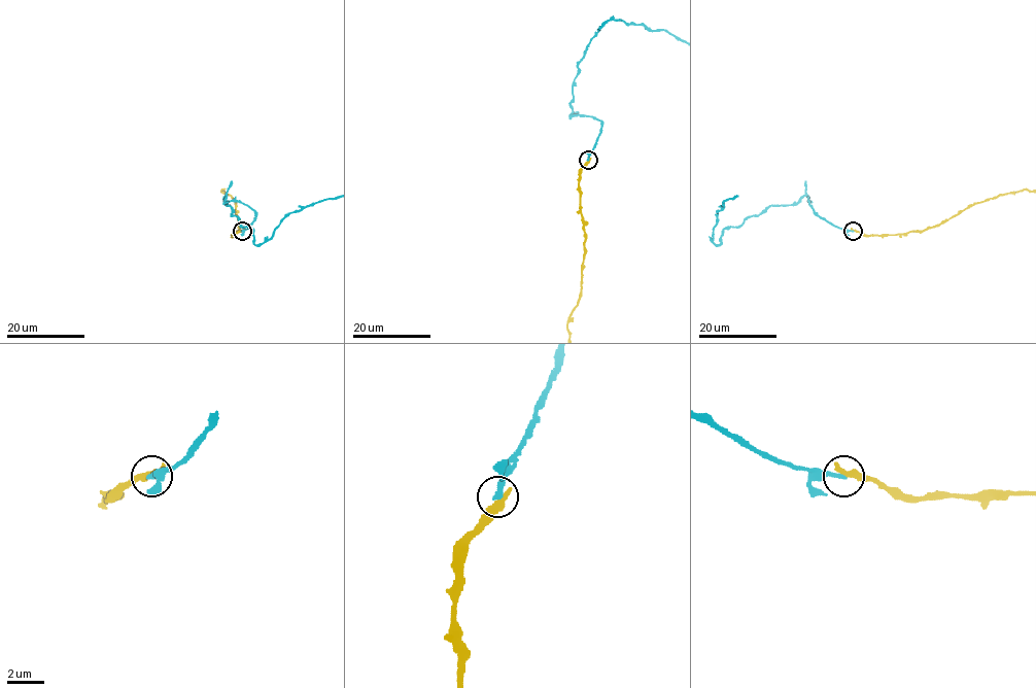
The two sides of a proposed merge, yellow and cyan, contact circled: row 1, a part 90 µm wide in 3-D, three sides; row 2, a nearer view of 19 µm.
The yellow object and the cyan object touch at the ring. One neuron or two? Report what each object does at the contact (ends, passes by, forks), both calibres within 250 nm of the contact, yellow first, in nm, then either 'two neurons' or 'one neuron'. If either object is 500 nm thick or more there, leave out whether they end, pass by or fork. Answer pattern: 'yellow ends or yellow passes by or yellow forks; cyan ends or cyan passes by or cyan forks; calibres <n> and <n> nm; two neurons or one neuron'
yellow ends; cyan ends; calibres 460 and 280 nm; two neurons

